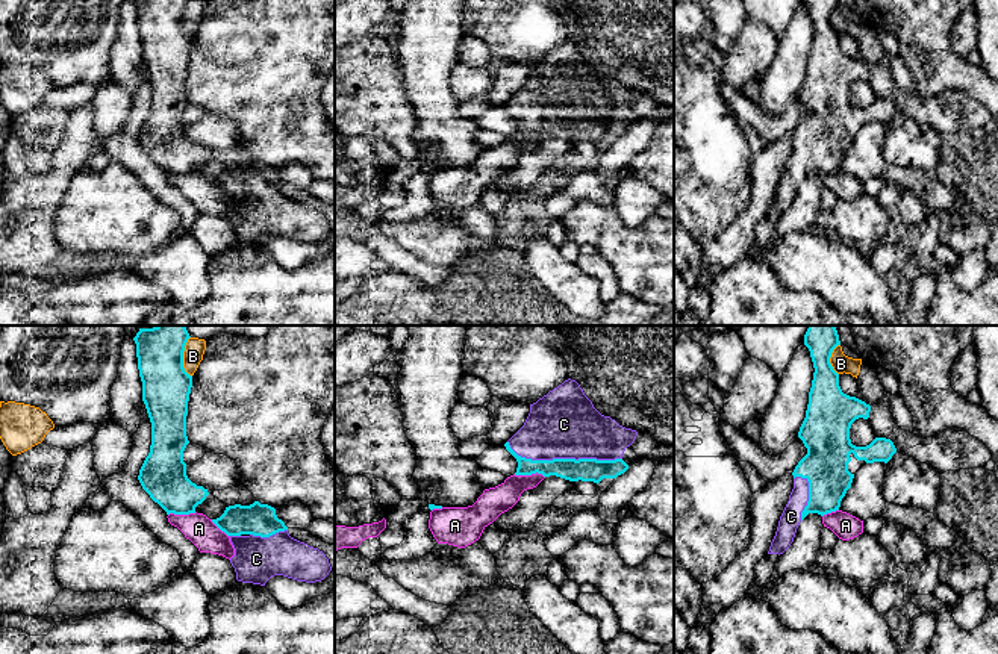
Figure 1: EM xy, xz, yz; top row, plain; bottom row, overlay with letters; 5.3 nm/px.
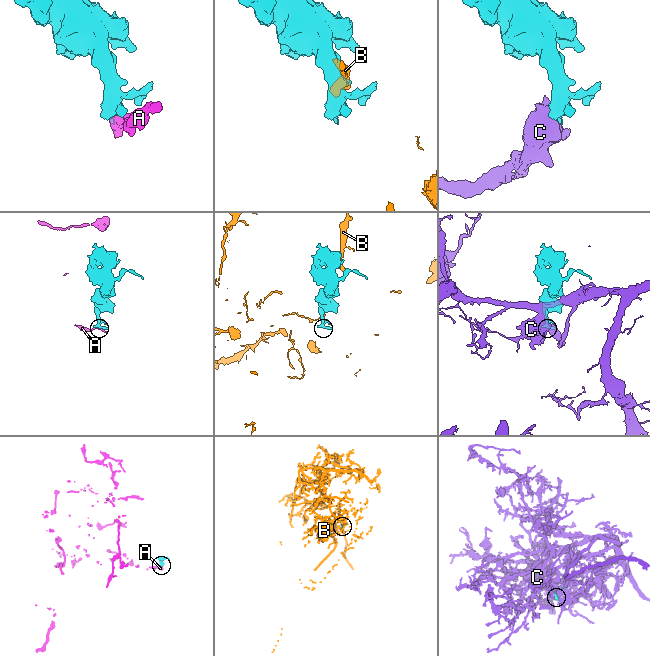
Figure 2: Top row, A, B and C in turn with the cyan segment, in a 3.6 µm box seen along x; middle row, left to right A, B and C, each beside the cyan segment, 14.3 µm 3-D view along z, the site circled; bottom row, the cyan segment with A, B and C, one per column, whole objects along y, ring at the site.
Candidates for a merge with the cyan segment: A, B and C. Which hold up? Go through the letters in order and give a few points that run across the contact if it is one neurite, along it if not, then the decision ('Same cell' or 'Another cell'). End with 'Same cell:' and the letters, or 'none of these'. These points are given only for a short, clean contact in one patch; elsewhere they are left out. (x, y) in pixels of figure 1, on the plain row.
A: Another cell
B: Line: xy (187, 0), (184, 29), (191, 37). Another cell
C: Same cell
Same cell: C

